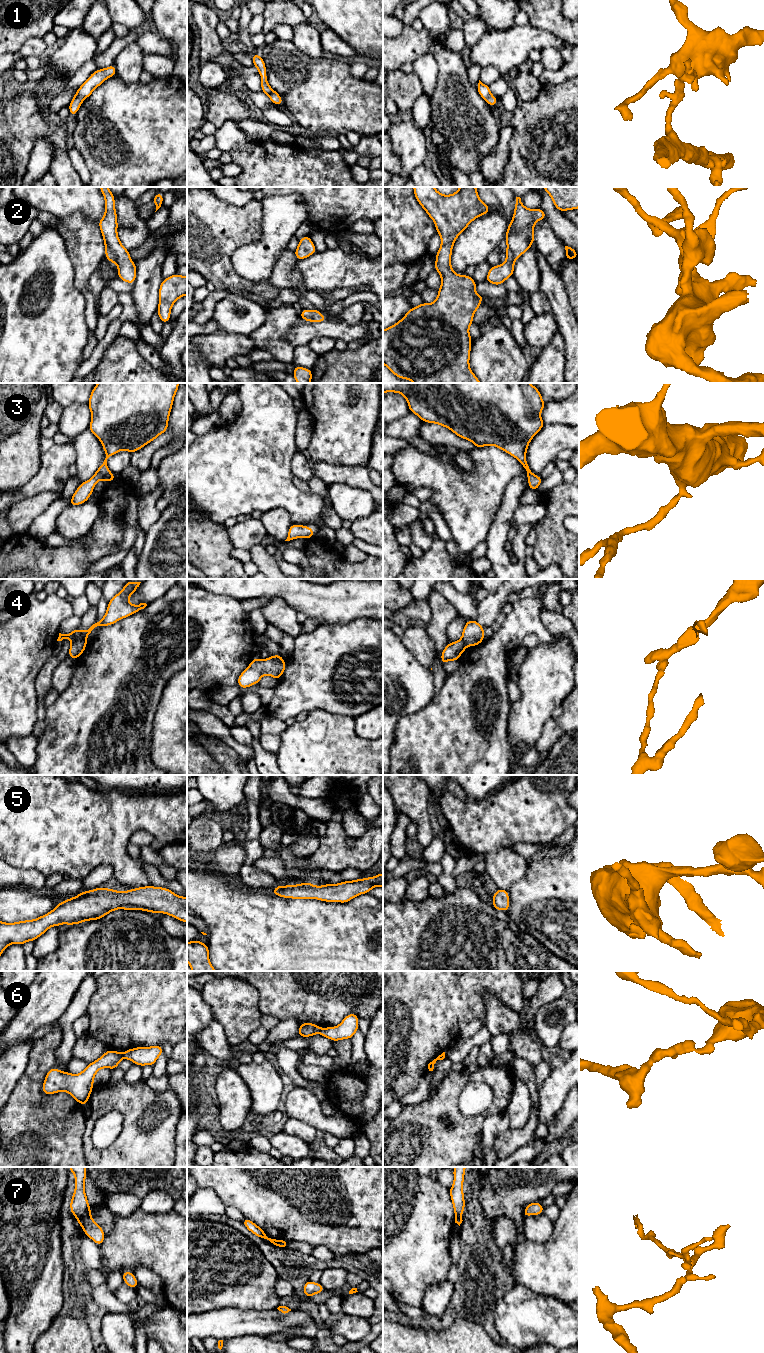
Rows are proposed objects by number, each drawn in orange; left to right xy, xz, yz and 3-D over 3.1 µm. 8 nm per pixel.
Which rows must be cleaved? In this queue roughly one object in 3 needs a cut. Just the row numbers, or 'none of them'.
1, 4, 6, 7

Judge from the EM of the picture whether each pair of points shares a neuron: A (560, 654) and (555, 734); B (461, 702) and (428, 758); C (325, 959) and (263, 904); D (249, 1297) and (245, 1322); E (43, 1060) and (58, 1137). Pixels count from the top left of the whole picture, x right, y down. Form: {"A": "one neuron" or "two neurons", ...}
{"A": "two neurons", "B": "one neuron", "C": "one neuron", "D": "two neurons", "E": "one neuron"}

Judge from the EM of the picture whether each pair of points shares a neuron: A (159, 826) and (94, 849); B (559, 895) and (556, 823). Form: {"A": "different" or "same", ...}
{"A": "same", "B": "different"}

